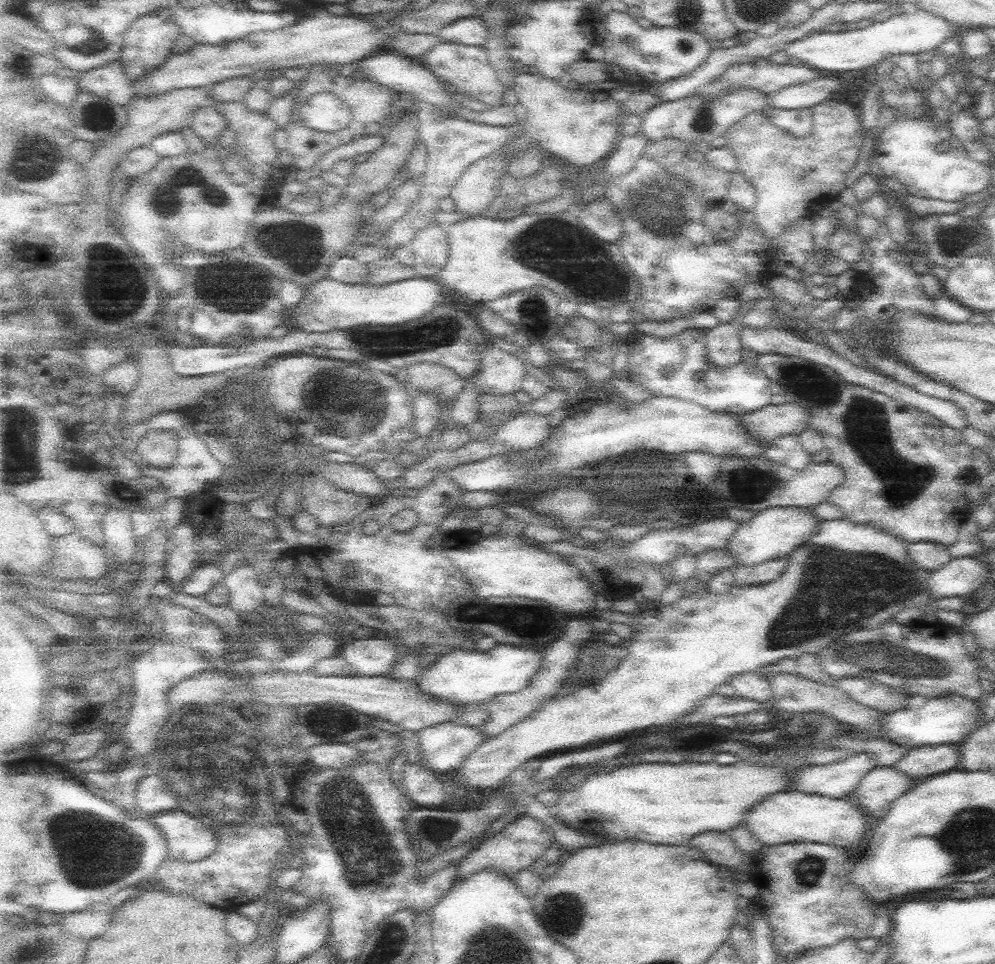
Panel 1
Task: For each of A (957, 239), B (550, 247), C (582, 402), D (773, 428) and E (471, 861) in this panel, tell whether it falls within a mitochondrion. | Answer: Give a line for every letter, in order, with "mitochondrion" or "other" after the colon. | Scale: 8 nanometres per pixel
A: mitochondrion
B: mitochondrion
C: other
D: other
E: other

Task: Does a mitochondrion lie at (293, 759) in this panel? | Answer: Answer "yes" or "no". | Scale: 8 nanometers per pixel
no

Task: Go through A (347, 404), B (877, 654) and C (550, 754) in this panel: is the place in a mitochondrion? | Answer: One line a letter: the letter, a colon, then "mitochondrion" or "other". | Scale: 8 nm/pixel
A: mitochondrion
B: mitochondrion
C: other

